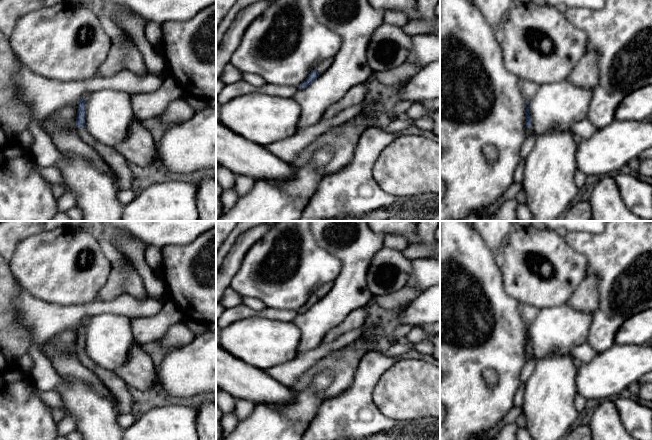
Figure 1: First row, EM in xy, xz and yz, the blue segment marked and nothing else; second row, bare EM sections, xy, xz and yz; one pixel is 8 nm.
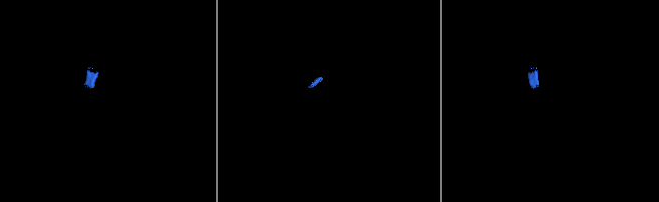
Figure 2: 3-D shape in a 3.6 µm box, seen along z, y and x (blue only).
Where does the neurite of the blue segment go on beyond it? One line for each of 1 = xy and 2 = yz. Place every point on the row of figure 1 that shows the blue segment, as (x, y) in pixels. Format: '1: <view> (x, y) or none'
1: xy (119, 165)
2: yz (529, 130)

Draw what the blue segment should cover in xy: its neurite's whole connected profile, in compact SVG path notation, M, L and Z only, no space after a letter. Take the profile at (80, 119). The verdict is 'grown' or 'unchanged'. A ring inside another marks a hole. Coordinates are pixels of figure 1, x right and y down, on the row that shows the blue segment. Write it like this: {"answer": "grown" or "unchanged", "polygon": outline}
{"answer": "grown", "polygon": "M86 92L78 101L78 111L75 122L77 134L90 147L92 147L104 160L104 162L111 168L119 189L129 189L132 183L132 173L128 161L114 148L96 140L89 135L85 129L85 100L88 98Z"}

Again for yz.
{"answer": "grown", "polygon": "M525 99L525 102L526 102L526 121L525 121L525 125L526 125L526 131L527 131L527 135L530 135L532 134L533 132L533 128L532 128L532 123L531 123L531 116L530 116L530 113L529 113L529 101Z"}

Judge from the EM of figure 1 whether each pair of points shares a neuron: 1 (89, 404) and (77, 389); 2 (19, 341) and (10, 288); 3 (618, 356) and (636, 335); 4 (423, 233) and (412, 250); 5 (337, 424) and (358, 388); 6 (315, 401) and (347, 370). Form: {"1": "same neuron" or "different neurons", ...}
{"1": "same neuron", "2": "same neuron", "3": "different neurons", "4": "same neuron", "5": "same neuron", "6": "different neurons"}

